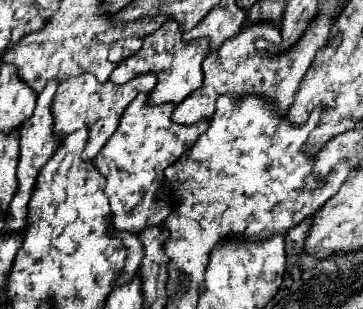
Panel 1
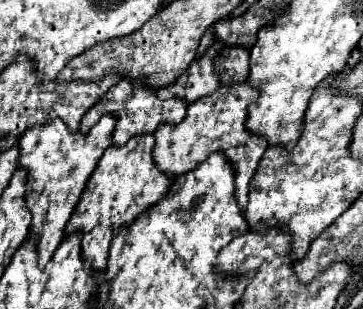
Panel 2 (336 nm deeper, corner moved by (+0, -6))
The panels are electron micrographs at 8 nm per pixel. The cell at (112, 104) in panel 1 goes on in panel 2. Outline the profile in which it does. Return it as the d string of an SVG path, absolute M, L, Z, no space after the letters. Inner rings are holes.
M102 116L88 136L80 132L70 134L68 126L58 118L52 124L34 126L20 138L18 168L26 170L26 206L32 212L32 224L28 238L34 240L38 252L38 266L46 266L54 250L64 238L64 226L72 216L80 194L94 172L104 150L112 144L110 134L114 128L114 116Z

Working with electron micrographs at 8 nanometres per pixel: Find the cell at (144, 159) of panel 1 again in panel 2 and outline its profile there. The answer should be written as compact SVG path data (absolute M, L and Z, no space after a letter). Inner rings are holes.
M152 134L130 138L130 142L122 148L110 146L92 172L82 198L66 224L66 236L74 232L82 234L82 258L92 272L100 272L106 268L108 248L114 234L118 234L120 228L130 226L144 210L162 200L170 190L170 180L162 176L162 172L154 166L152 146Z

